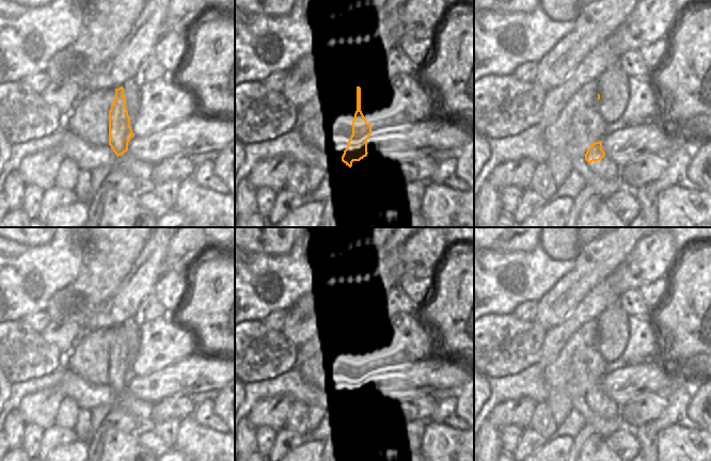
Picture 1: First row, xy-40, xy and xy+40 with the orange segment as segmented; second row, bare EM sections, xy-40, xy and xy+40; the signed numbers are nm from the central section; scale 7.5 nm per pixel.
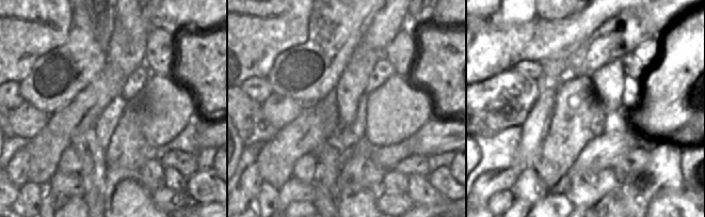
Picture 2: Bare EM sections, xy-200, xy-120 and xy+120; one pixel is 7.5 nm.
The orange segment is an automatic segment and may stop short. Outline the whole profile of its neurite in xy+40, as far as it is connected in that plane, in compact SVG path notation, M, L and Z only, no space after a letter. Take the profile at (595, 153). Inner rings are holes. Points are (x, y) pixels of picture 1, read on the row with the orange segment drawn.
M602 141L595 142L589 146L585 156L585 160L590 164L592 161L599 161L605 156L604 150L602 149Z

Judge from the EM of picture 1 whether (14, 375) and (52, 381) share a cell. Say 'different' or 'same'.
different

